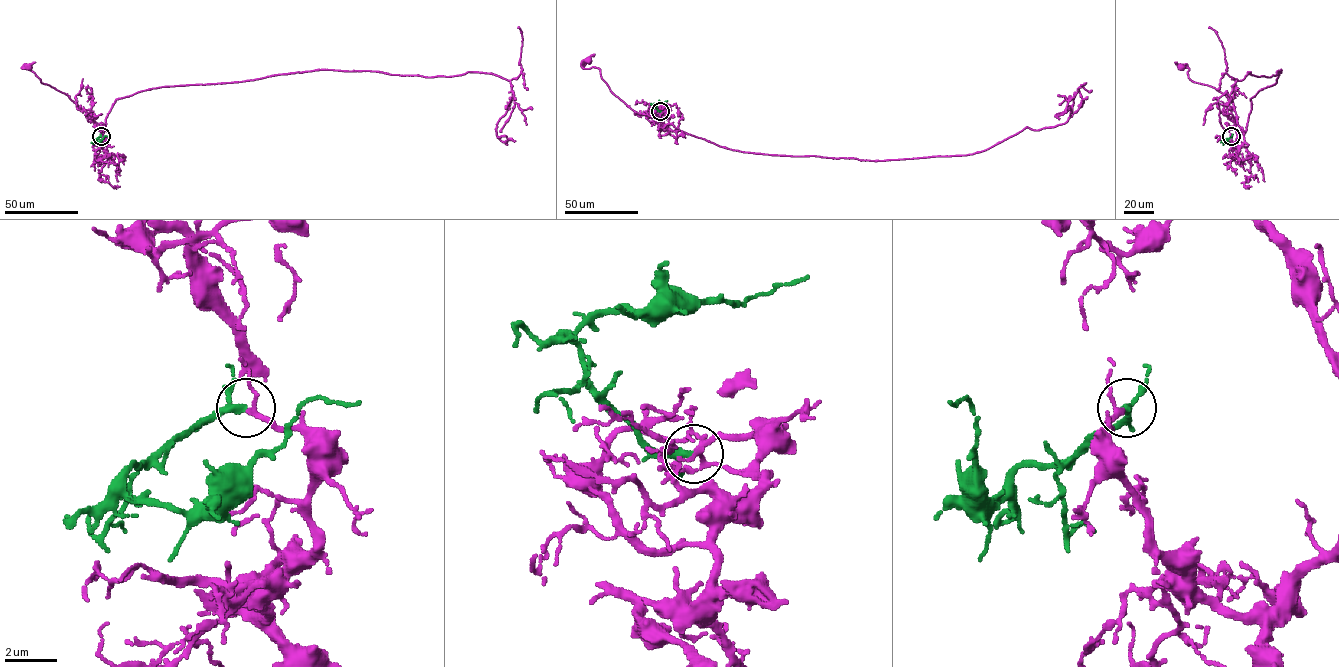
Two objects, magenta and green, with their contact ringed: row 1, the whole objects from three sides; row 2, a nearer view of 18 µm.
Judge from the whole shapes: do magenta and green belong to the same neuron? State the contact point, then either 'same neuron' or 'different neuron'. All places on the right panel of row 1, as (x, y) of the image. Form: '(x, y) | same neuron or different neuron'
(1231, 136) | same neuron

